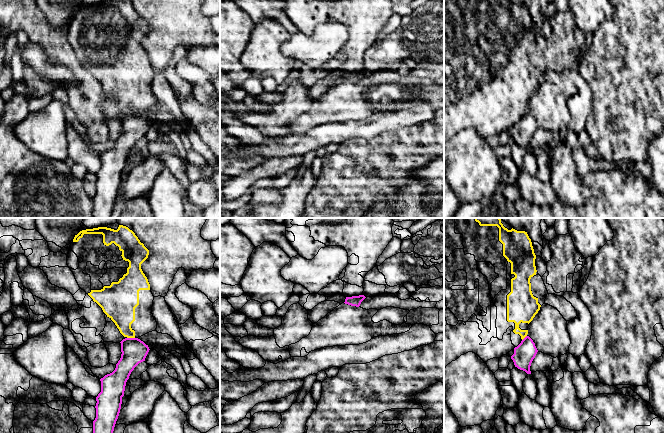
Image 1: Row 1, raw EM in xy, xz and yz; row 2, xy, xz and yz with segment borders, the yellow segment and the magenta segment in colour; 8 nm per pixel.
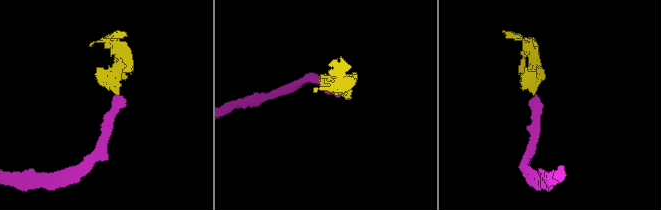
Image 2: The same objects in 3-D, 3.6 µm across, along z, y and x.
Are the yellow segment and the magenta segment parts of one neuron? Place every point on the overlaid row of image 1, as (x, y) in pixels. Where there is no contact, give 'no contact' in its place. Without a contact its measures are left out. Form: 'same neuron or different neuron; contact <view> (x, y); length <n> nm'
different neuron; contact xy (131, 337); length 60 nm

